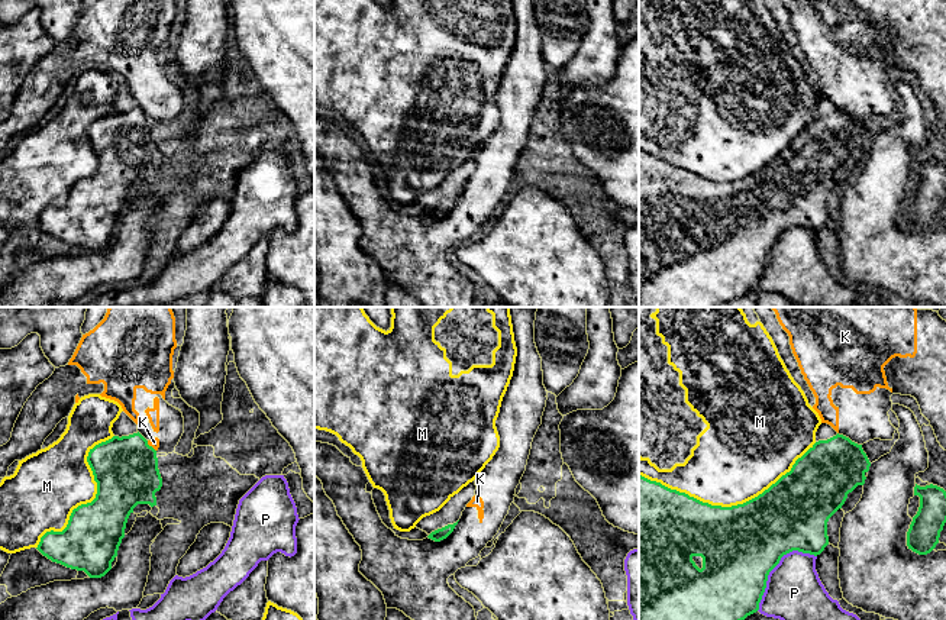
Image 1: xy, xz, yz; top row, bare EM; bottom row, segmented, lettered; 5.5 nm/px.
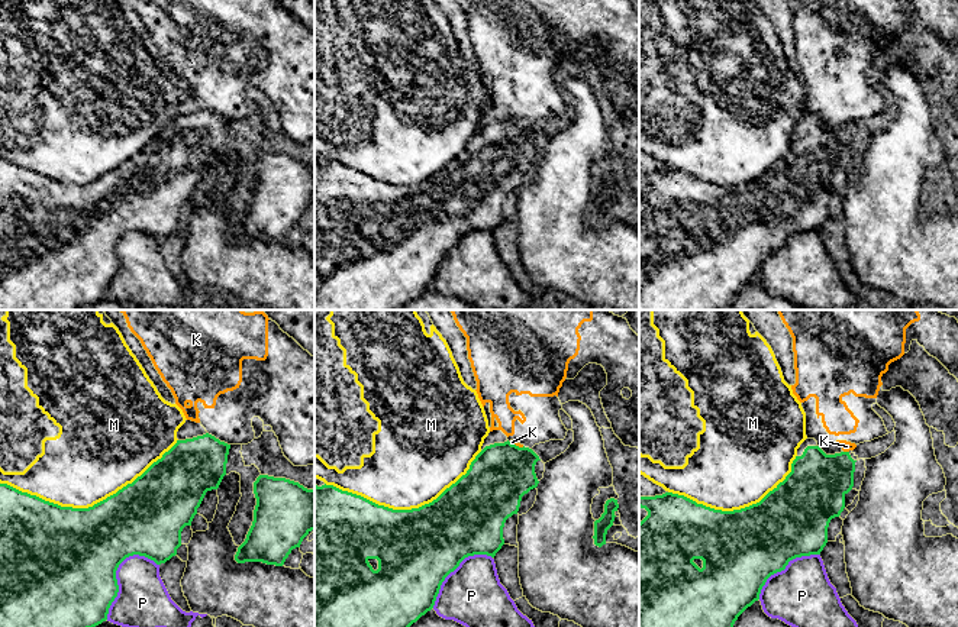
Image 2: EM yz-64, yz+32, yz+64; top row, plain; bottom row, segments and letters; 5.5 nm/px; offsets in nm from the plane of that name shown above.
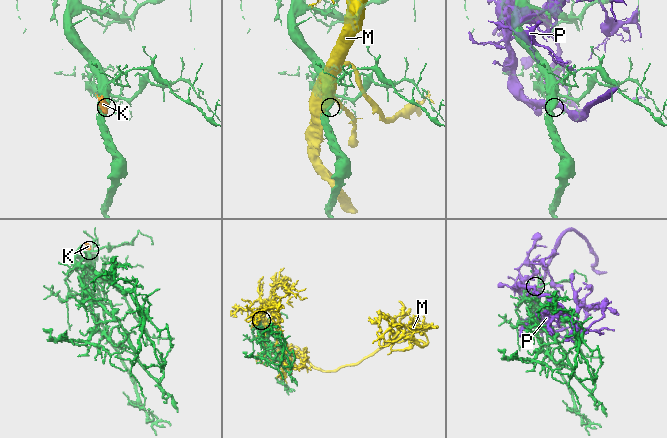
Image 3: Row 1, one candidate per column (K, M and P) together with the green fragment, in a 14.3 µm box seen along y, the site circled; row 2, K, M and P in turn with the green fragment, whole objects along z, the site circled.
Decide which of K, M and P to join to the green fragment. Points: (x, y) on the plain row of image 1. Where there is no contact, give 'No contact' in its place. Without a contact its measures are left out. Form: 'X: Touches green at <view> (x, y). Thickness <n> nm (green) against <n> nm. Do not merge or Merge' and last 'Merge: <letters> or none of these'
K: Touches green at xy (151, 122). Thickness 360 nm (green) against 50 nm. Do not merge
M: Touches green at yz (729, 183). Thickness 440 nm (green) against 460 nm. Do not merge
P: Touches green at yz (775, 241). Thickness 440 nm (green) against 320 nm. Do not merge
Merge: none of these

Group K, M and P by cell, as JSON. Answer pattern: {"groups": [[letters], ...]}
{"groups": [["K"], ["M"], ["P"]]}

